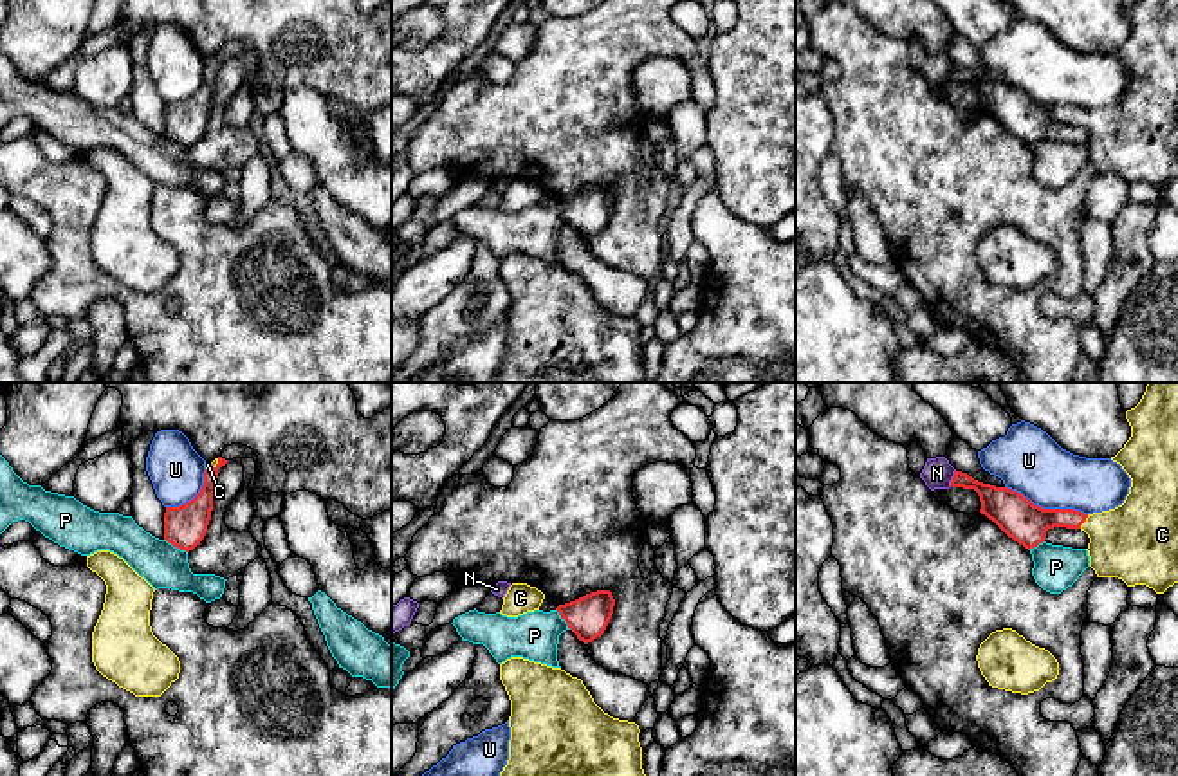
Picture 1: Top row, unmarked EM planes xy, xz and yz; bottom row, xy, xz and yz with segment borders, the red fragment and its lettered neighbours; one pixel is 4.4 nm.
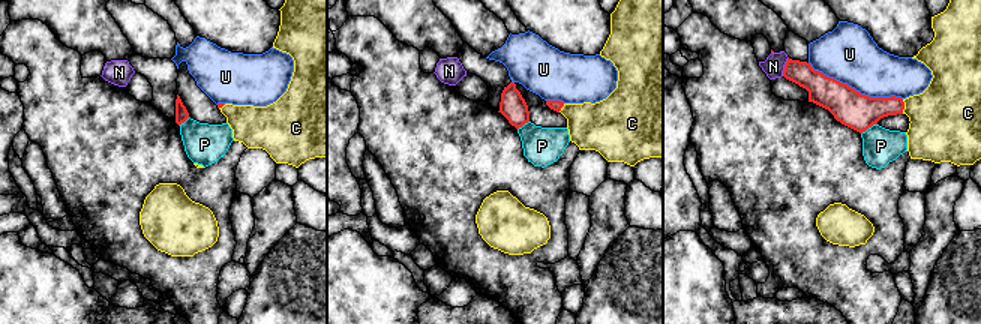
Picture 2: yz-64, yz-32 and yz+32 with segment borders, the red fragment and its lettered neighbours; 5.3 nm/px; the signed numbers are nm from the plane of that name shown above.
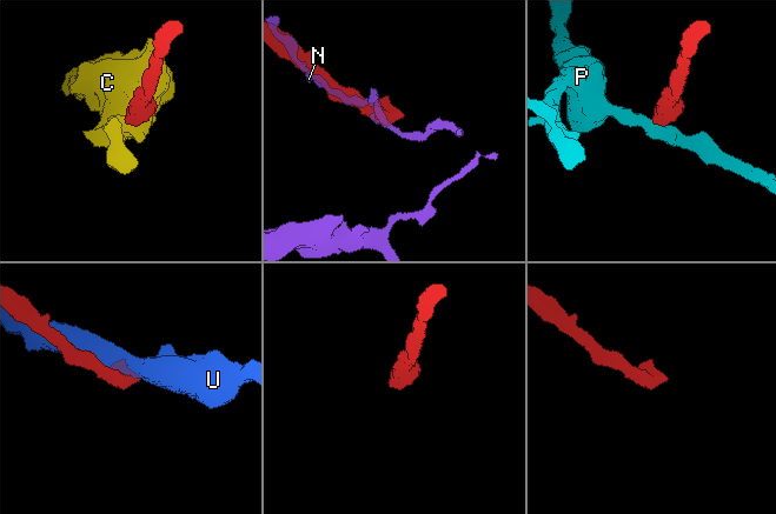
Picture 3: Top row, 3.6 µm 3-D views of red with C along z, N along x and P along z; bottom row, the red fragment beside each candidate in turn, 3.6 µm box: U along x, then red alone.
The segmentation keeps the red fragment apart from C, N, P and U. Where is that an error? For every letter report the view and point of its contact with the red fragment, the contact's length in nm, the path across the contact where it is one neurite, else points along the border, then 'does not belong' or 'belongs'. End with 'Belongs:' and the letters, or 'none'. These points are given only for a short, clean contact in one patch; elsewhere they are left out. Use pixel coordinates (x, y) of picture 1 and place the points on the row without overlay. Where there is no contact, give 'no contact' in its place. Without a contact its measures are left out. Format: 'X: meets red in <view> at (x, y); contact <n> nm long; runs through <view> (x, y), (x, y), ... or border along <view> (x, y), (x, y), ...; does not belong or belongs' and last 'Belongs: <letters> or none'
C: meets red in yz at (1085, 116); contact 80 nm long; runs through yz (1029, 120), (1043, 114), (1085, 116), (1121, 136), (1135, 138); belongs
N: meets red in yz at (953, 74); contact 80 nm long; does not belong
P: meets red in xy at (175, 141); contact 120 nm long; border along xy (165, 134), (186, 148); does not belong
U: meets red in yz at (1047, 105); contact 400 nm long; does not belong
Belongs: C

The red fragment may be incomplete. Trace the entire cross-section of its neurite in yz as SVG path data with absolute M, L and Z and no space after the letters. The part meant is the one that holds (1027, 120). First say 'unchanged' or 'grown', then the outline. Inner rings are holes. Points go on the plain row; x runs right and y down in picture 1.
grown | M1137 0L1126 7L1131 32L1111 52L1131 74L1124 99L1093 110L1043 105L1021 88L954 67L951 83L974 85L980 108L1008 134L1034 144L1054 123L1088 130L1097 173L1118 173L1164 189L1178 179L1178 0Z

